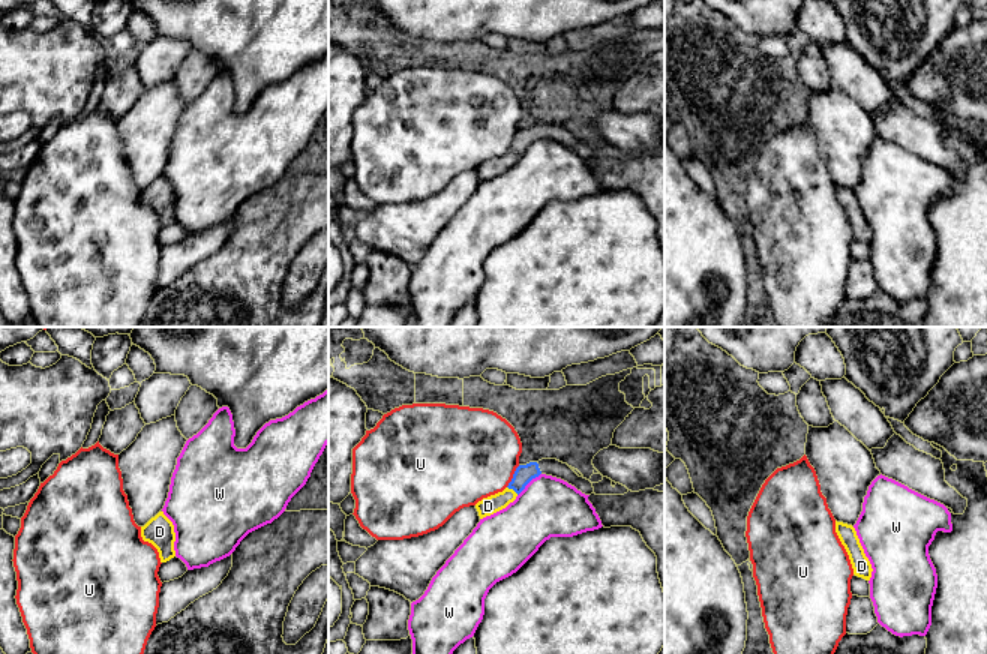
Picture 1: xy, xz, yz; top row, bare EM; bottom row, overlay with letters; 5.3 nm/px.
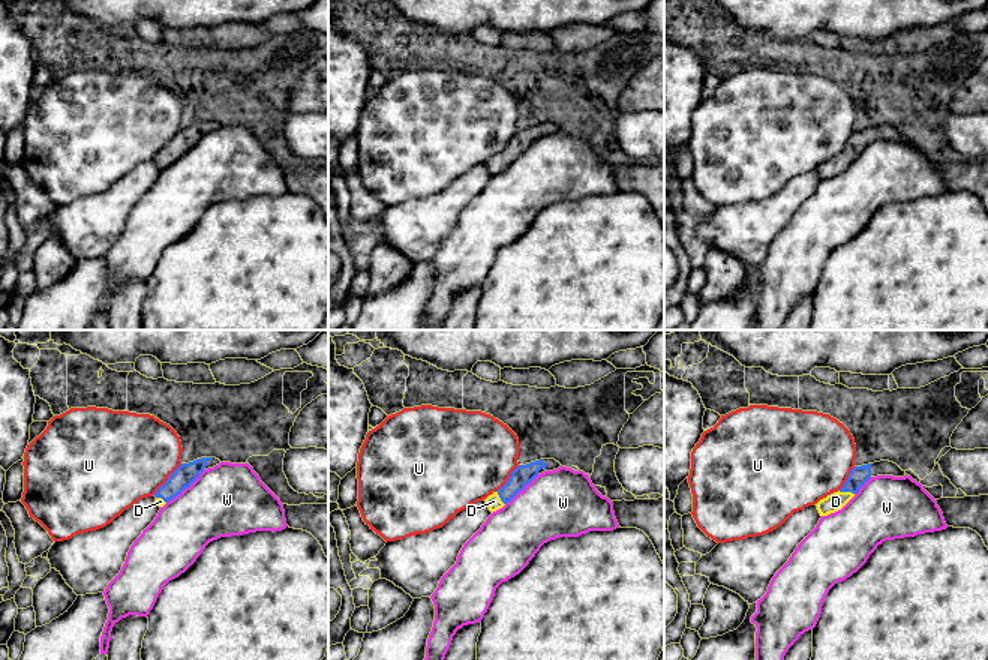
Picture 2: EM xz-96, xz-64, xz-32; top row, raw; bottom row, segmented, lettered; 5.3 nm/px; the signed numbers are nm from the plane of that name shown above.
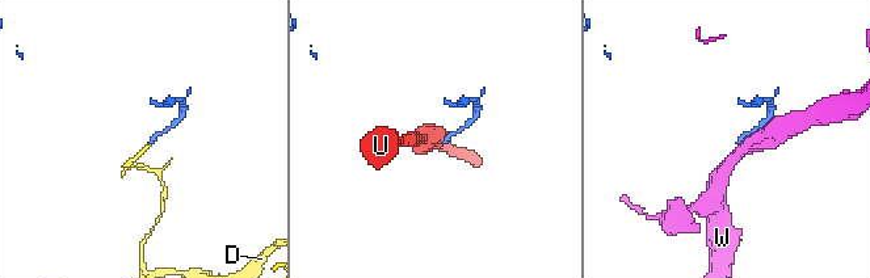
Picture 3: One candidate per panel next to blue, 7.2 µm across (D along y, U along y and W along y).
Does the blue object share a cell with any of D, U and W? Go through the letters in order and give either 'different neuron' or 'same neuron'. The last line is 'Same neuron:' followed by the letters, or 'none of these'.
D: same neuron
U: different neuron
W: different neuron
Same neuron: D

